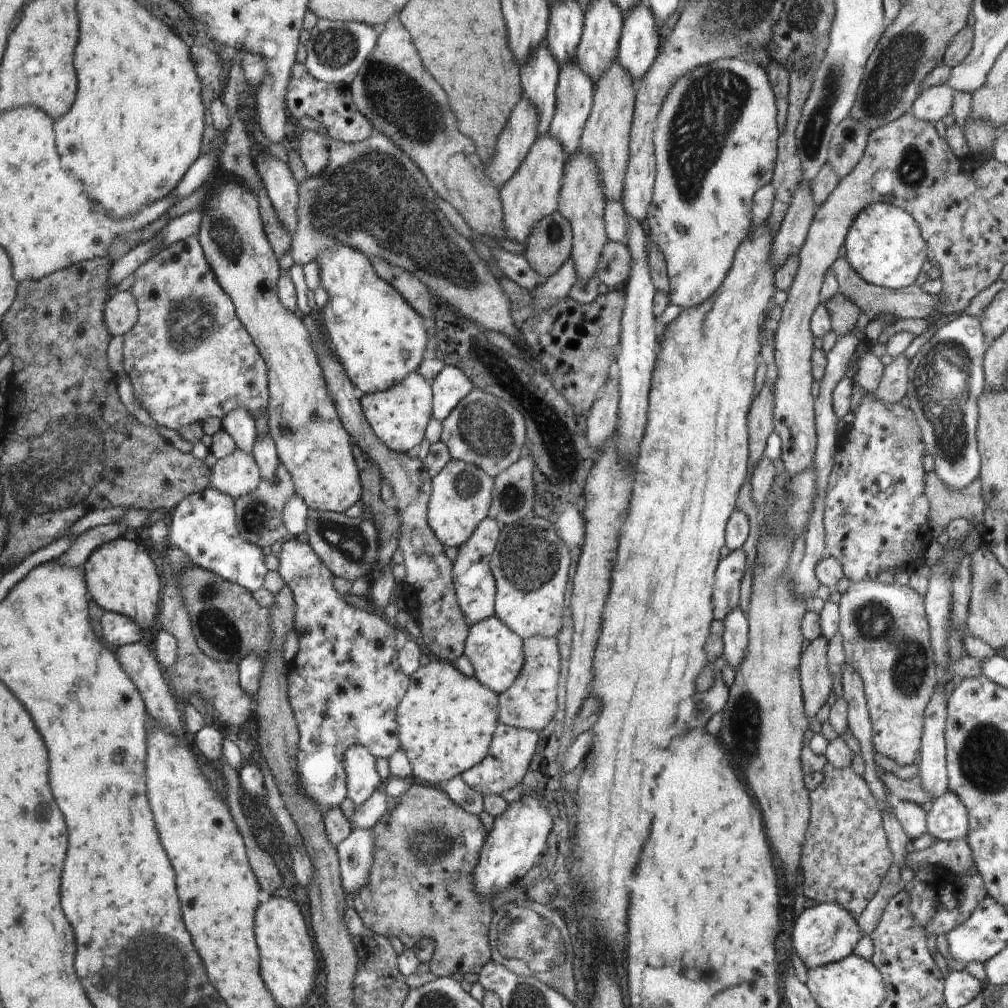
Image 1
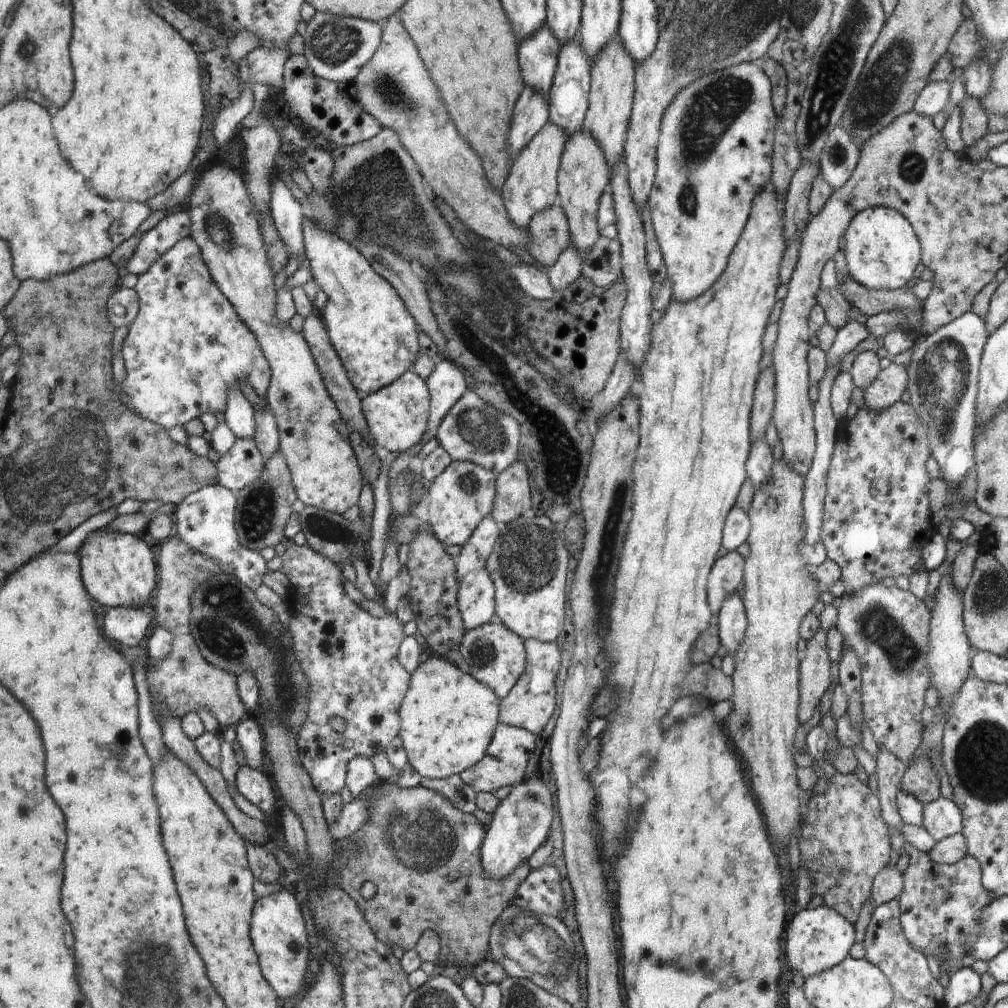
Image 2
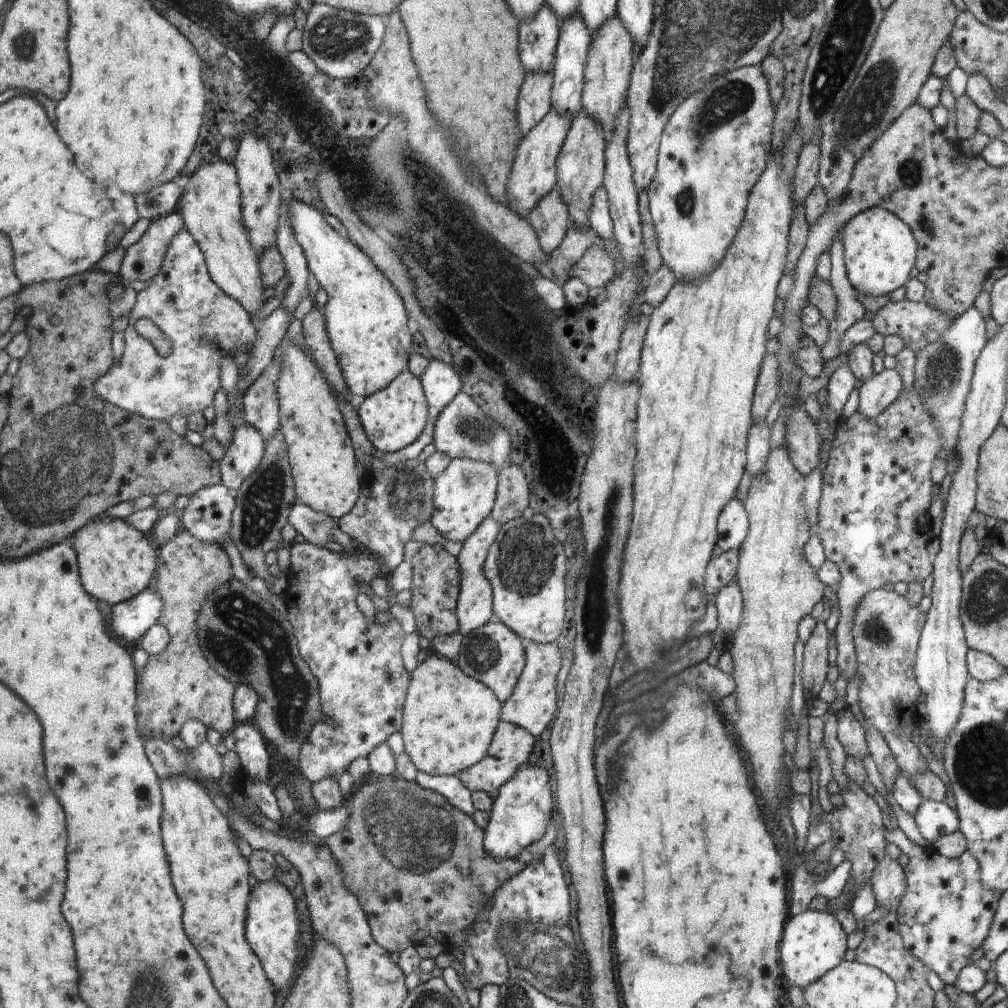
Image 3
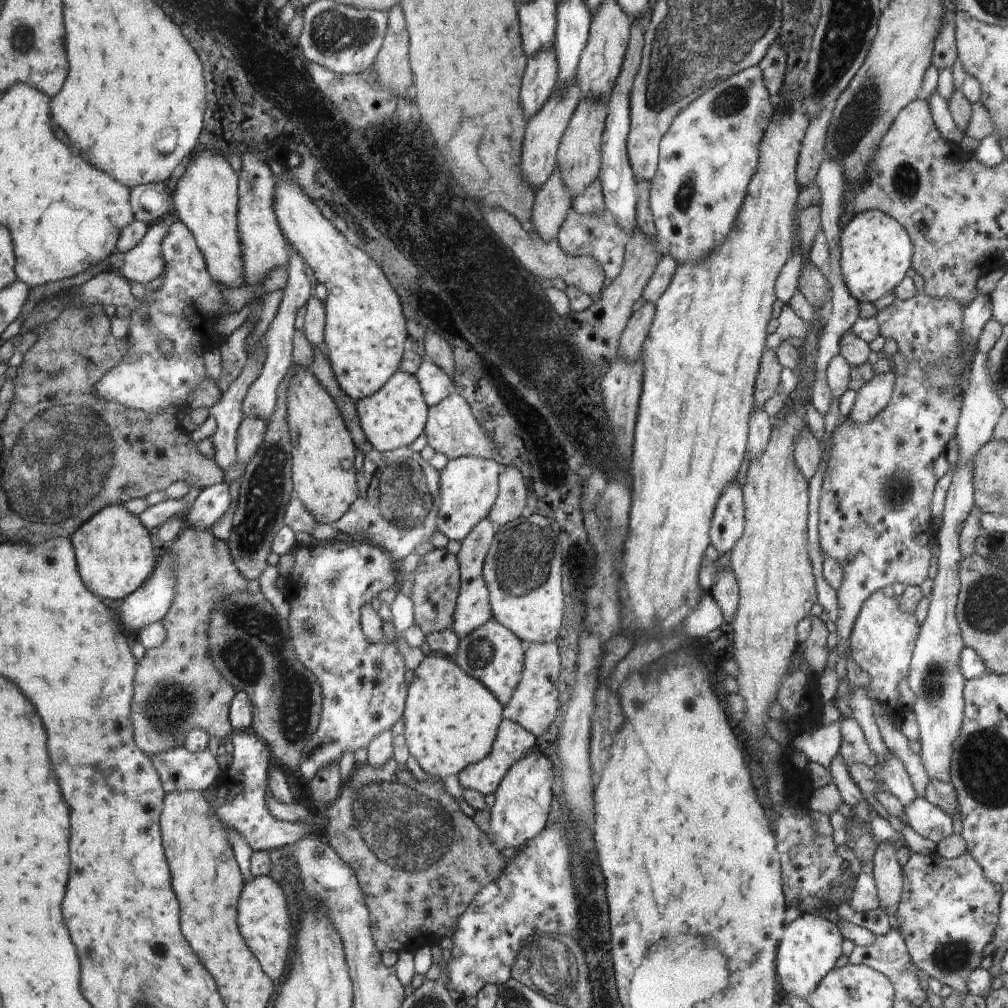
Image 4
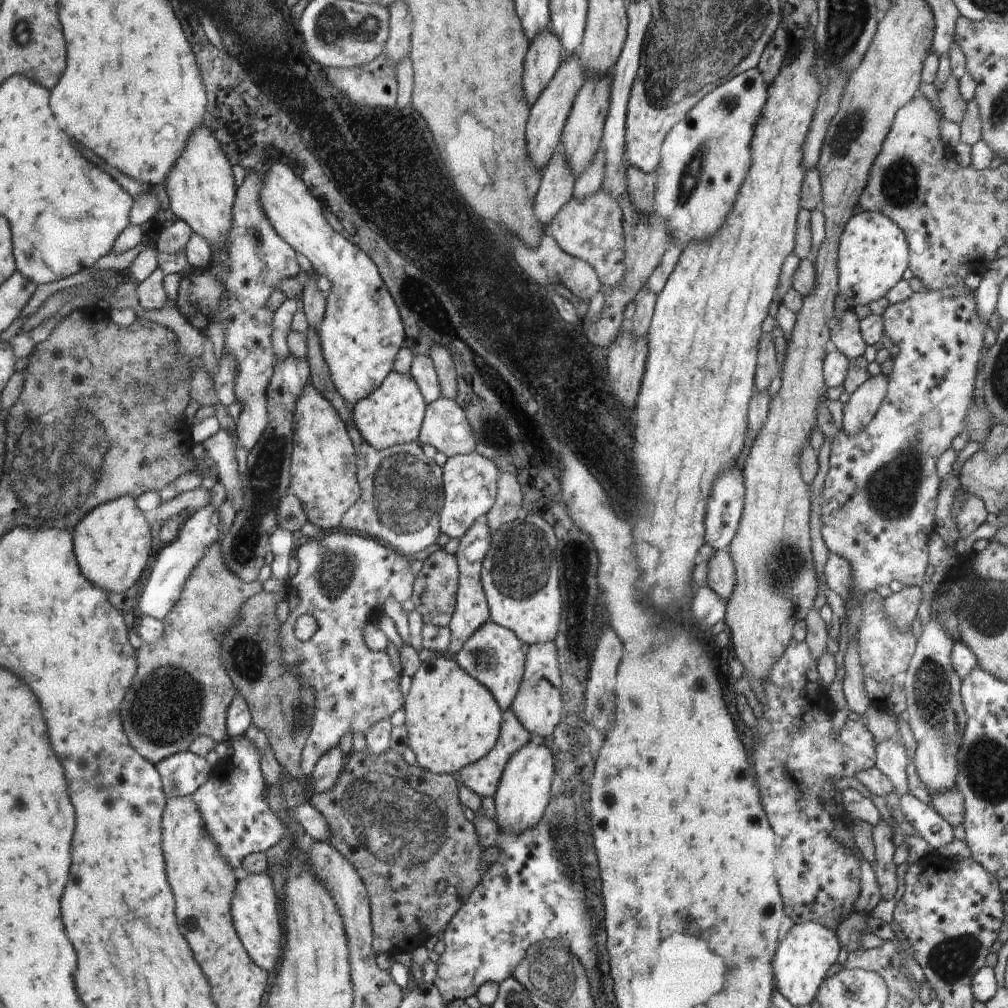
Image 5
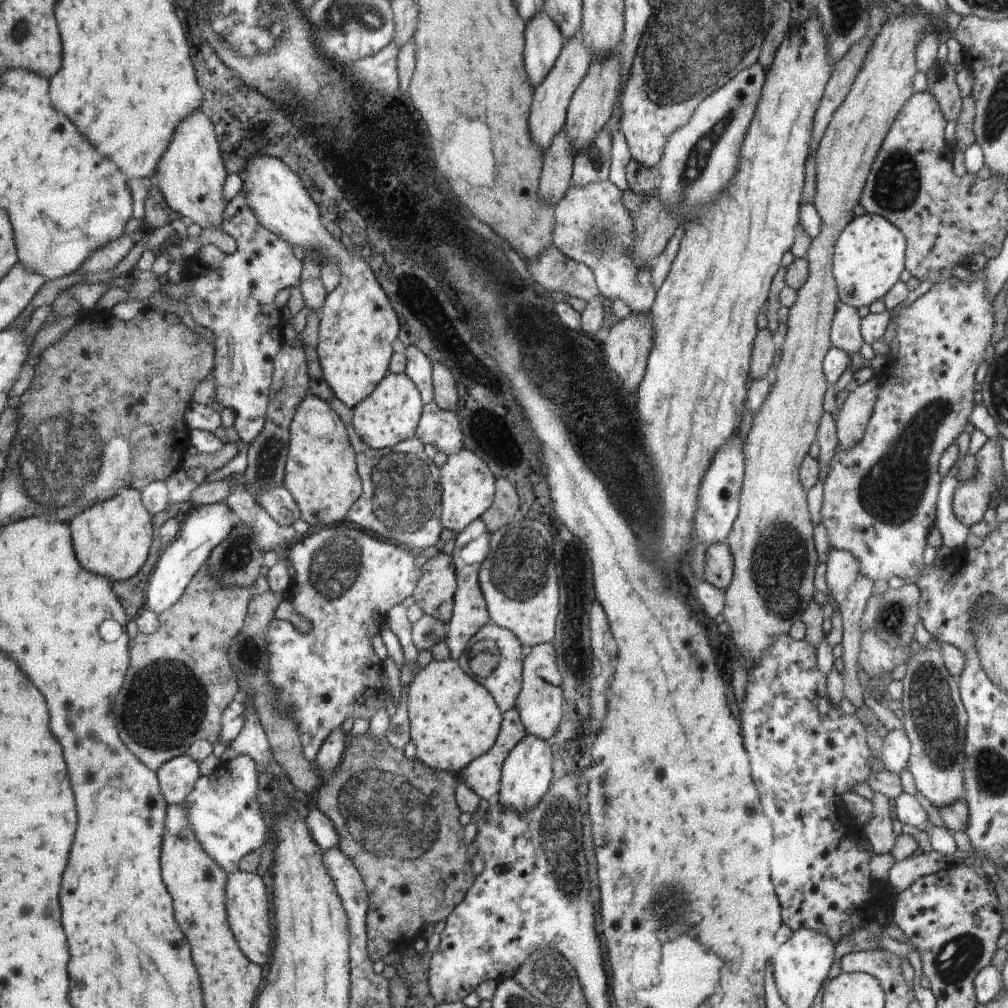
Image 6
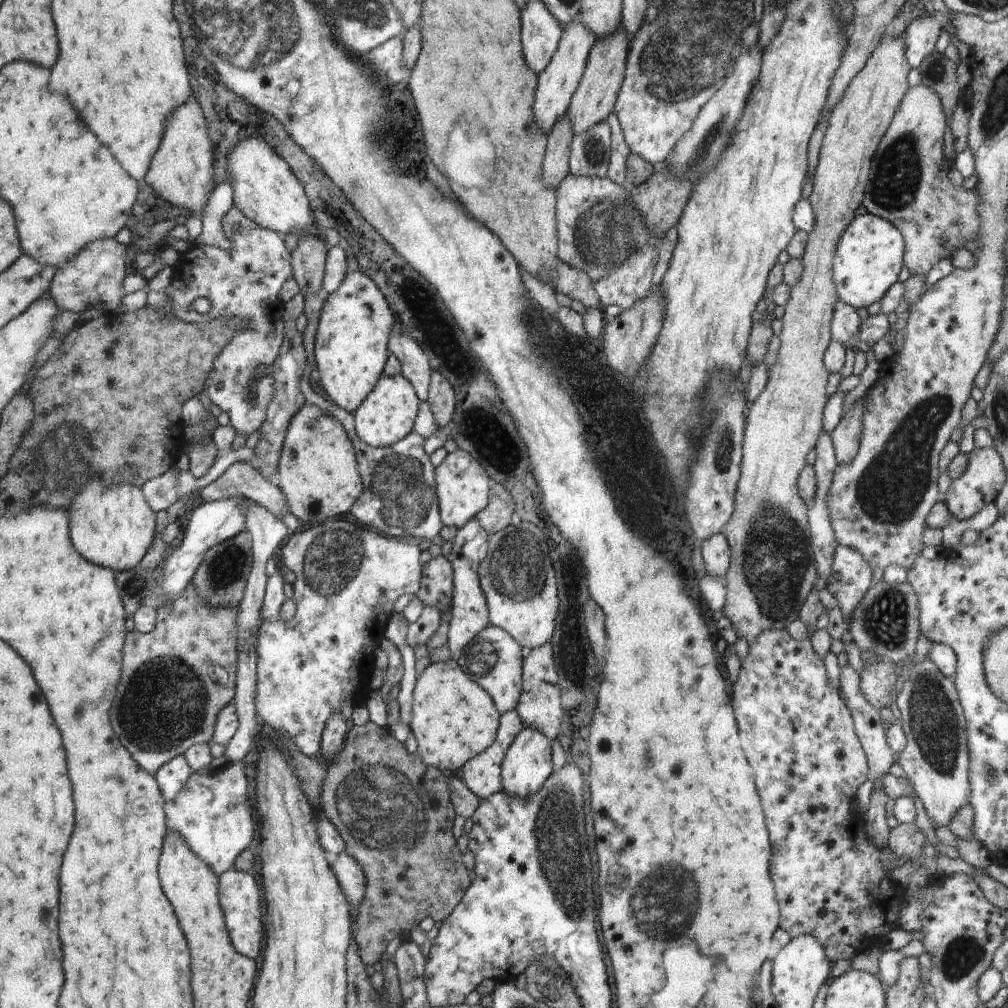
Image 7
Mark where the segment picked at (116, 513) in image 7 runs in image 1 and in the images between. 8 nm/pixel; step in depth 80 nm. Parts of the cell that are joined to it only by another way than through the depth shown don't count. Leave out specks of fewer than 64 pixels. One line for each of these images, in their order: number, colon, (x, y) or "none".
1: (123, 577)
2: (119, 568)
3: (118, 562)
4: (116, 555)
5: (113, 543)
6: (114, 537)

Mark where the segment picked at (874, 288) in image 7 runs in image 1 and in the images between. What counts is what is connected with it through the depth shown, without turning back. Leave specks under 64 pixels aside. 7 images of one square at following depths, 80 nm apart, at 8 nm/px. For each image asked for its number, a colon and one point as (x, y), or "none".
1: (885, 246)
2: (882, 250)
3: (880, 248)
4: (876, 250)
5: (873, 252)
6: (869, 257)

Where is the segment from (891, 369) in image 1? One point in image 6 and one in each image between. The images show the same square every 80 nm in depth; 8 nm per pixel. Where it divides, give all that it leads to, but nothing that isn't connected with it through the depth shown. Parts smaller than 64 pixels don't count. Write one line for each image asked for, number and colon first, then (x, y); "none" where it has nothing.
2: (886, 389)
3: (876, 394)
4: (875, 394)
5: (863, 403)
6: (851, 420)

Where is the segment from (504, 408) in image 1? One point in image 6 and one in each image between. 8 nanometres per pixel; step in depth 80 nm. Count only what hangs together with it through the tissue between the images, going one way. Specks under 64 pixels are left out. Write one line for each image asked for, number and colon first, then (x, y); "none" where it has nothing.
2: (473, 430)
3: (462, 430)
4: (451, 429)
5: (445, 426)
6: (437, 426)

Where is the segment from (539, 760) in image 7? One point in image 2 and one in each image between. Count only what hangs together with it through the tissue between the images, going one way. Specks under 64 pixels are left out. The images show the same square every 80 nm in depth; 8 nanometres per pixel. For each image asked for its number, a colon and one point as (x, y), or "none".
2: (521, 822)
3: (519, 815)
4: (522, 803)
5: (521, 801)
6: (527, 773)

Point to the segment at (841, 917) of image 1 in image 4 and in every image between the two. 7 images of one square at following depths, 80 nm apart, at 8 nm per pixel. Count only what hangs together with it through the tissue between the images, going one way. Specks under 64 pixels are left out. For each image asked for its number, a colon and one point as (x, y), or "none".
2: (818, 939)
3: (814, 942)
4: (811, 945)

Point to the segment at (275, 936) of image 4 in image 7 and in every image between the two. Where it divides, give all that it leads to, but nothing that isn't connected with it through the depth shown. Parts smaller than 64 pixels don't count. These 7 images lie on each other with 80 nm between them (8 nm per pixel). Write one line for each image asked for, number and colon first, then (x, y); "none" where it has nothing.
5: (254, 910)
6: (247, 904)
7: (239, 898)

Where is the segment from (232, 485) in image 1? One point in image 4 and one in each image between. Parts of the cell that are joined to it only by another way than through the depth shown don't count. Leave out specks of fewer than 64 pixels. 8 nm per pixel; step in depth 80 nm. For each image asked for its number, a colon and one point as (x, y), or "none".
2: (240, 466)
3: (245, 450)
4: (250, 433)

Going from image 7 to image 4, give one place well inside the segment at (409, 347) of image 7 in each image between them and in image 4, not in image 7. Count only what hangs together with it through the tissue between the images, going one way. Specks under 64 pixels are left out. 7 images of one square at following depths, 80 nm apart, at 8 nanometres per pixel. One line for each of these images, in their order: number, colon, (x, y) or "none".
4: (436, 384)
5: (423, 370)
6: (418, 367)

